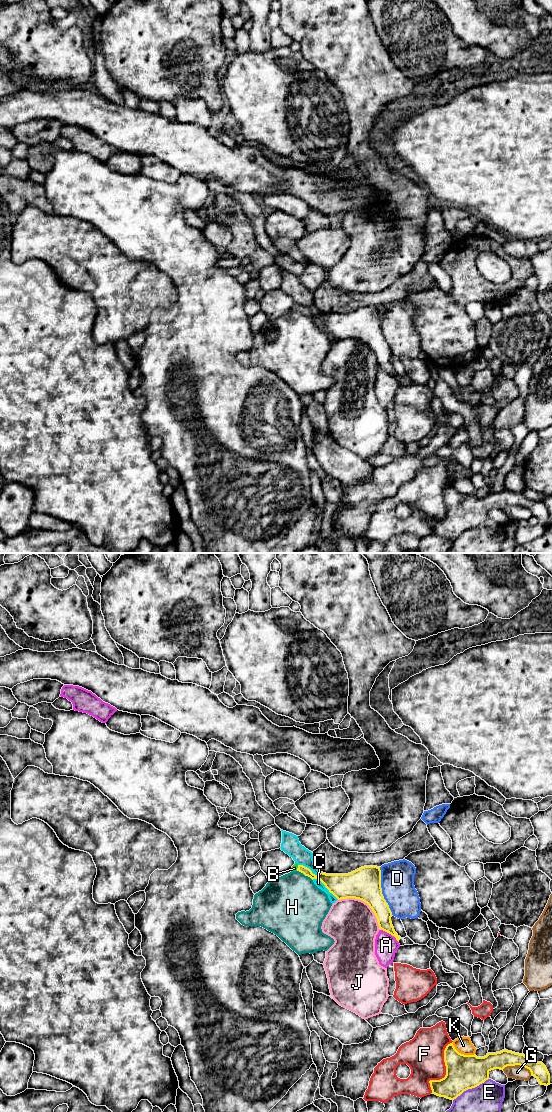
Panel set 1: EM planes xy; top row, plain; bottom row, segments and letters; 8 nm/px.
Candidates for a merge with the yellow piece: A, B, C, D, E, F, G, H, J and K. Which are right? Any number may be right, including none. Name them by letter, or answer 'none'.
B

